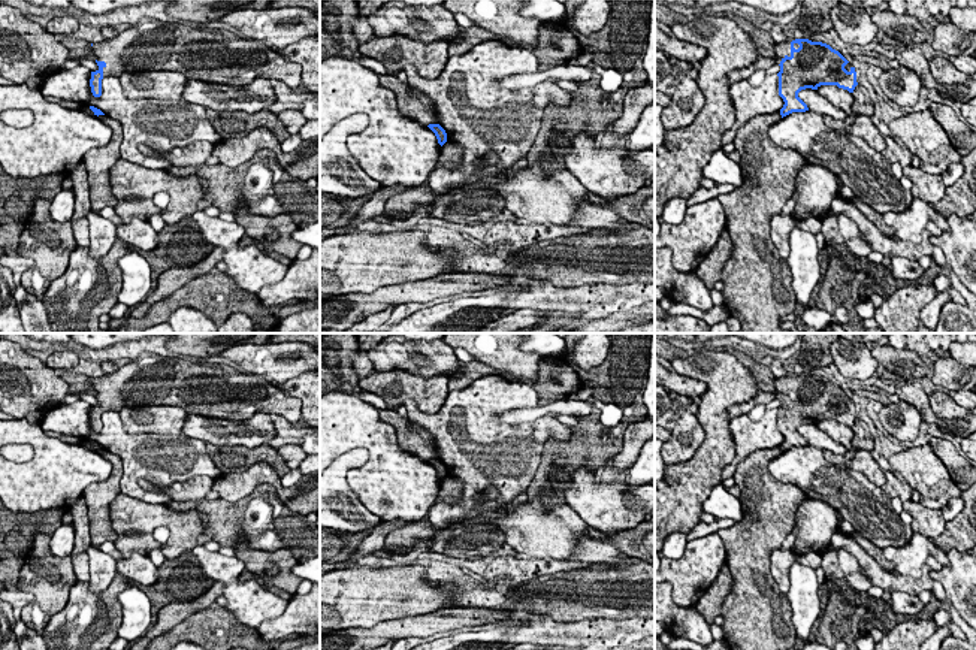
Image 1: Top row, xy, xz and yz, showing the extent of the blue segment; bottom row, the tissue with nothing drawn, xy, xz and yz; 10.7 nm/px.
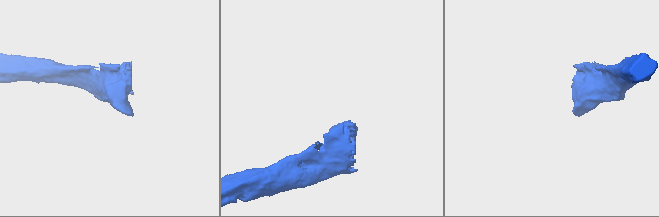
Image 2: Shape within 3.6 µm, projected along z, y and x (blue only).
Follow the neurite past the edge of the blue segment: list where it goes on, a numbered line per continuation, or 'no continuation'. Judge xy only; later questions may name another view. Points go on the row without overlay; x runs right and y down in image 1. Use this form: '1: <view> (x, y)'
1: xy (215, 390)

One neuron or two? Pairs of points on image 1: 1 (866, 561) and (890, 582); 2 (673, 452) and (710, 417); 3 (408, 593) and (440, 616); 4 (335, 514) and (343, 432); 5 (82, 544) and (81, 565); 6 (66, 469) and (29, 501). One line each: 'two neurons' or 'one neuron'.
1: one neuron
2: two neurons
3: two neurons
4: two neurons
5: one neuron
6: one neuron

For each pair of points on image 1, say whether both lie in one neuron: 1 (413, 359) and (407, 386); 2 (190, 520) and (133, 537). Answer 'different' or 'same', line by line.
1: different
2: same

